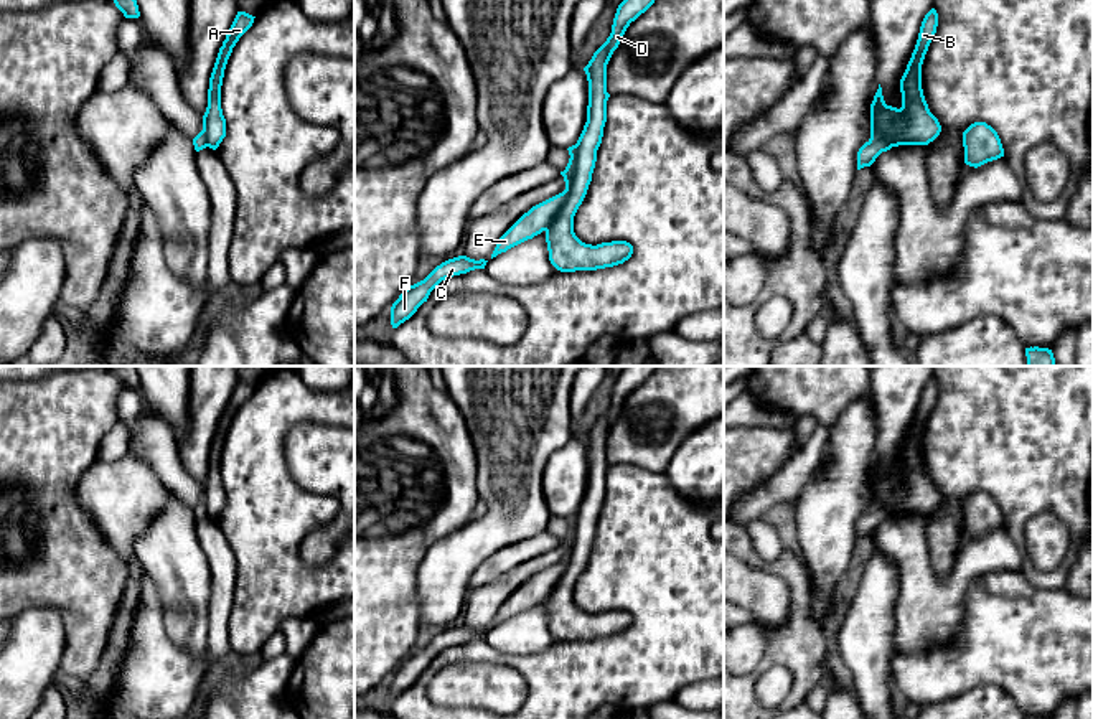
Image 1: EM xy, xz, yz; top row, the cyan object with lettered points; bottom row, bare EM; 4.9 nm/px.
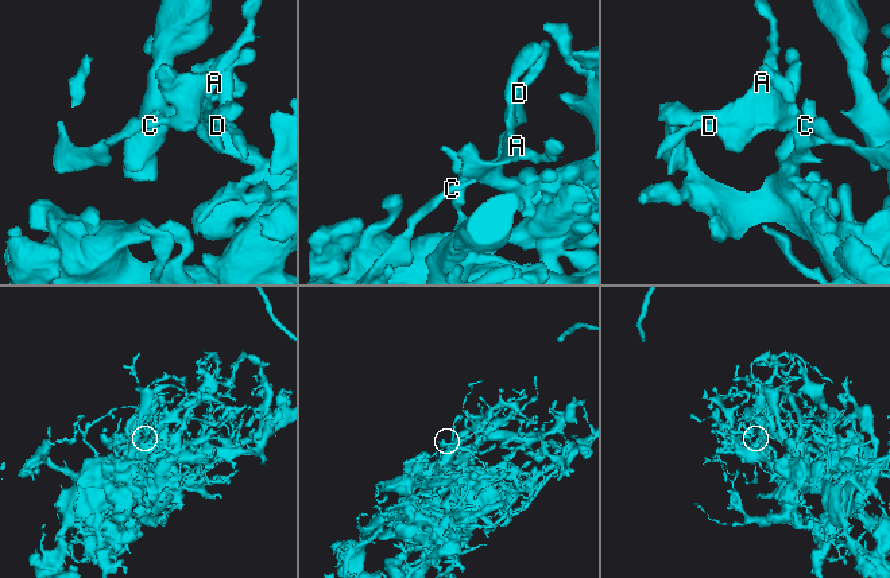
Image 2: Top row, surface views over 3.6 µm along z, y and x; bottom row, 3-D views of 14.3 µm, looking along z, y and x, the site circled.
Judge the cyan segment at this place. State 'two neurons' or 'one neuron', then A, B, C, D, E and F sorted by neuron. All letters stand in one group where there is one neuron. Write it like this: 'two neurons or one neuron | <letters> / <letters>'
two neurons | A B D / C E F

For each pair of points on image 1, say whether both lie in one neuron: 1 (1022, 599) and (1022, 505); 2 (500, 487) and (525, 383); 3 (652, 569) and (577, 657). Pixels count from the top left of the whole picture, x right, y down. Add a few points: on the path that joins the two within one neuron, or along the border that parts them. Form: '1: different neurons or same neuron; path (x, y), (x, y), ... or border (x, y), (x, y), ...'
1: different neurons; border (1019, 569), (1036, 586), (1059, 589)
2: same neuron; path (510, 460), (516, 409)
3: same neuron; path (652, 601), (652, 619), (614, 657), (609, 657)

